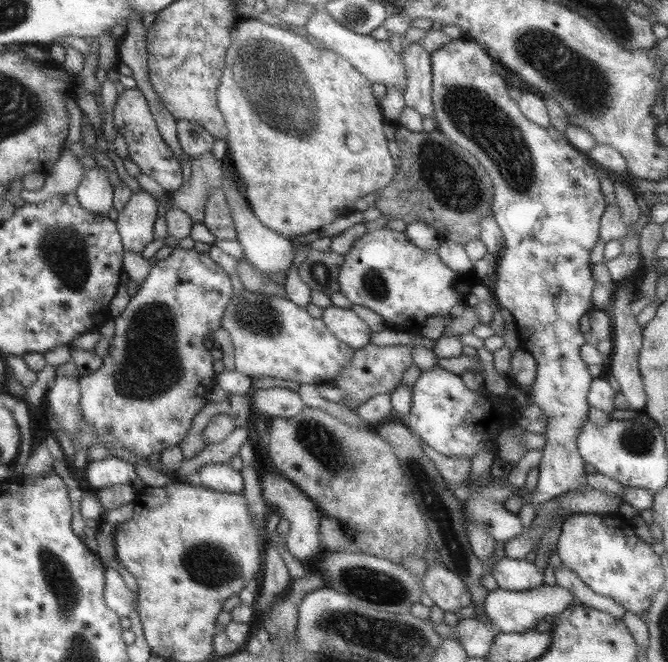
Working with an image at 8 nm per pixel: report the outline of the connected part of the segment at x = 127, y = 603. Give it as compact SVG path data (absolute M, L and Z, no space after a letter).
M114 568L106 569L104 596L108 608L114 610L118 616L130 616L130 612L135 609L134 593Z

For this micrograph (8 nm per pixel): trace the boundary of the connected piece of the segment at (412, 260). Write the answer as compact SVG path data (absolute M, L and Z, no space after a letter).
M382 228L368 231L354 242L352 249L345 255L338 282L341 293L354 305L370 308L380 314L384 322L398 324L406 332L415 333L422 329L430 316L446 316L457 302L465 301L471 287L460 284L459 275L442 262L437 252L424 251L408 241L405 232Z

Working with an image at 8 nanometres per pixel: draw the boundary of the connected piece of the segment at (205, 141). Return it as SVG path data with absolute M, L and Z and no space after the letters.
M178 119L177 137L182 150L190 157L212 152L215 136L195 120Z

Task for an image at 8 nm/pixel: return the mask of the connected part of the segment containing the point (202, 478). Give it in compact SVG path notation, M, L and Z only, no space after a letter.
M211 462L197 470L194 480L220 492L240 494L239 492L244 490L244 481L240 473L241 471L236 470L228 463Z

